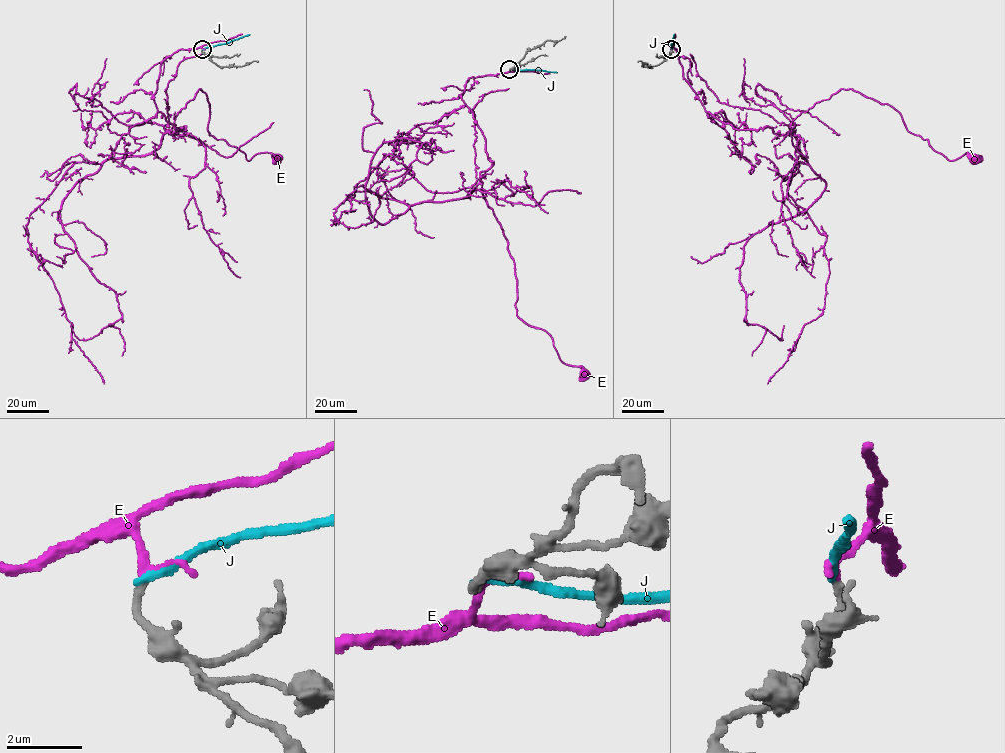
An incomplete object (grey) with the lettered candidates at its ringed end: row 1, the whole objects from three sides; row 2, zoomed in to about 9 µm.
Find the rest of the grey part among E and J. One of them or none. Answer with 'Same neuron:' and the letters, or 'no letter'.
Same neuron: E

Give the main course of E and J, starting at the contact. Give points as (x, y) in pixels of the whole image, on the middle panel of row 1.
E: (509, 70), (471, 77), (461, 95), (493, 165), (476, 188), (507, 239), (517, 315), (586, 377)
J: (509, 69), (557, 72)

